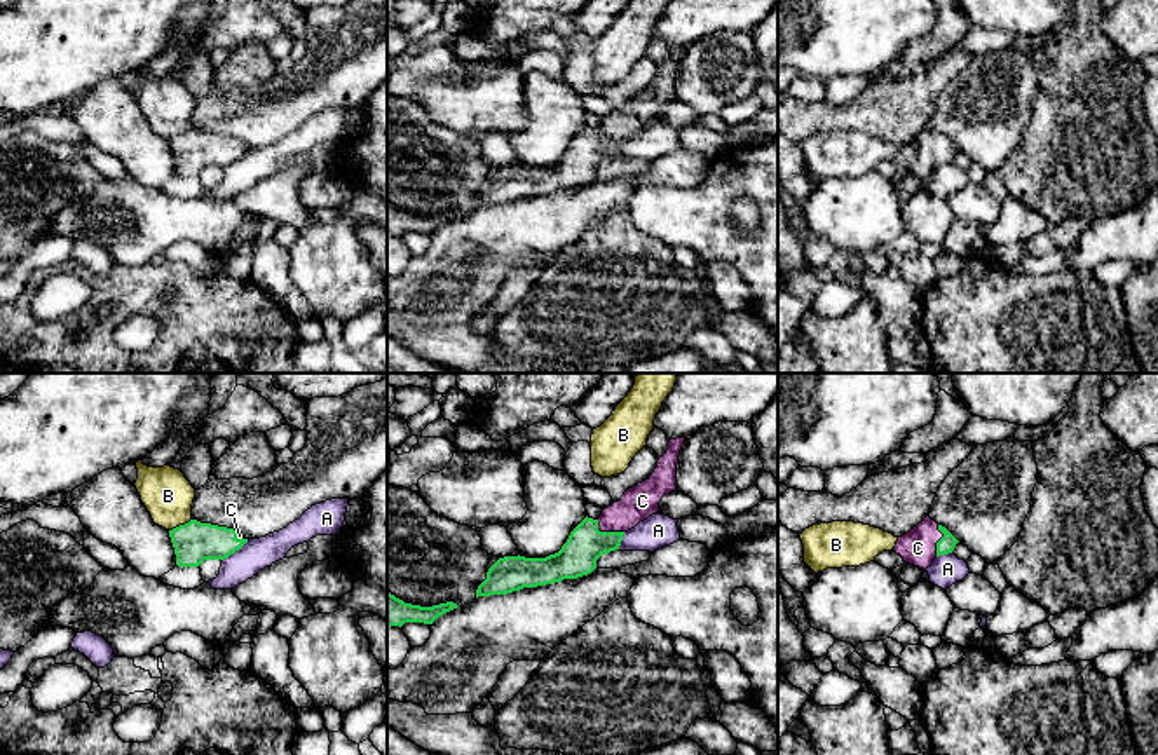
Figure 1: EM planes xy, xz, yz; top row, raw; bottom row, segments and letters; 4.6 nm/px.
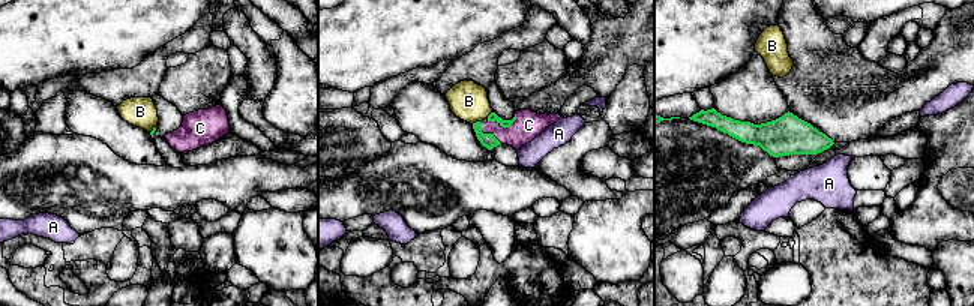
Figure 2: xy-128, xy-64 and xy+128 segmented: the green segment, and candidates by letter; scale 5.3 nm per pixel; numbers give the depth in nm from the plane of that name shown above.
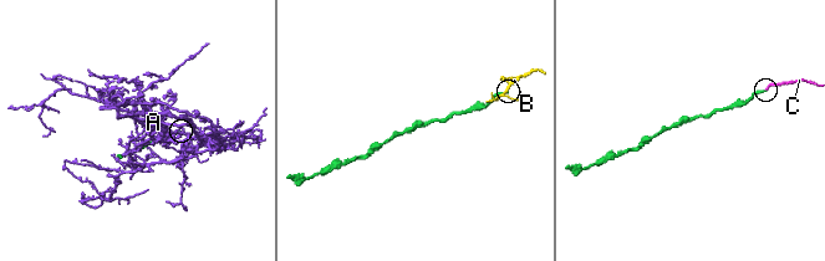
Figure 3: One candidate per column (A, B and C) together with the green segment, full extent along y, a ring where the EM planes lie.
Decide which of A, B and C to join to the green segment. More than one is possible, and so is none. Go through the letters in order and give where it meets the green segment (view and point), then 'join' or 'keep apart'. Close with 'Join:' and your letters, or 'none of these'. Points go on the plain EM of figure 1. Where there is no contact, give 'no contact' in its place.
A: xy (234, 161) | keep apart
B: xy (180, 135) | keep apart
C: xz (607, 142) | join
Join: C

